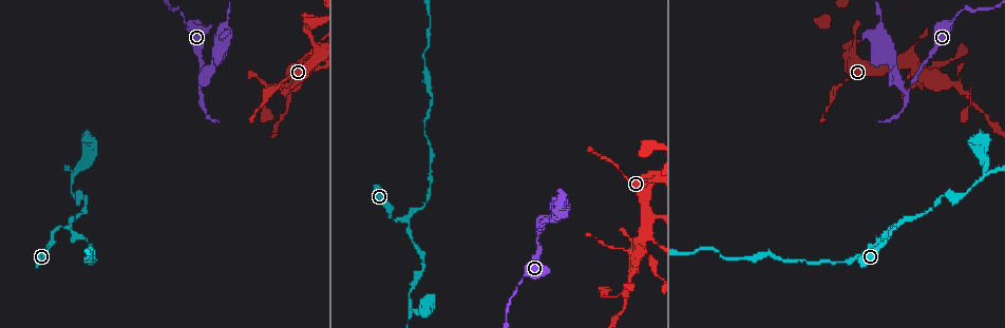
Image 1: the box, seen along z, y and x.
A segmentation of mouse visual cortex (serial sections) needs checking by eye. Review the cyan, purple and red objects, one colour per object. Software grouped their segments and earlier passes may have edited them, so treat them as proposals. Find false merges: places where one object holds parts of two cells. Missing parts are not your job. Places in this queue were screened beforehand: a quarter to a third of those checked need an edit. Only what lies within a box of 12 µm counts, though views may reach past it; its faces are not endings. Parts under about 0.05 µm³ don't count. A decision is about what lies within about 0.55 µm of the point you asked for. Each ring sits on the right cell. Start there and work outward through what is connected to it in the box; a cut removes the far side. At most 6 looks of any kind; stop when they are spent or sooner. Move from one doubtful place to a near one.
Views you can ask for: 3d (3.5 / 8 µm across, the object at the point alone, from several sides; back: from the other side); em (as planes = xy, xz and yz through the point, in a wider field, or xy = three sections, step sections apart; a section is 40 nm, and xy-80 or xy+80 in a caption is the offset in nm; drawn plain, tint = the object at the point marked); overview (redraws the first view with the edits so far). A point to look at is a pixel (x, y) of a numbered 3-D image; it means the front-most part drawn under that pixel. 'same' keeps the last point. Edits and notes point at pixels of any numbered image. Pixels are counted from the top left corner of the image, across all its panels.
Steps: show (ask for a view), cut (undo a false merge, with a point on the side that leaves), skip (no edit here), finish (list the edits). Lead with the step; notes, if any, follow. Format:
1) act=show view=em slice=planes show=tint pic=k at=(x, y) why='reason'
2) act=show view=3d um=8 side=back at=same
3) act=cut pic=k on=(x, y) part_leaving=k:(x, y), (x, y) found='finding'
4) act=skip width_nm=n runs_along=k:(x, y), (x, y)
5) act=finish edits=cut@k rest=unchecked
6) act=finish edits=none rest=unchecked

act=show view=3d um=3.5 pic=1 at=(200, 91) why='sharp bend'

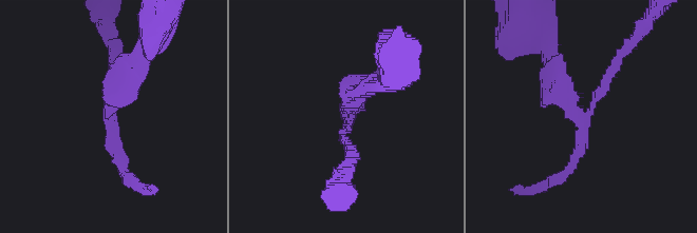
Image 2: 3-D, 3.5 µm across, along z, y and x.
act=show view=em slice=xy step=1 show=tint pic=2 at=(577, 119) why='shape alone is not enough'

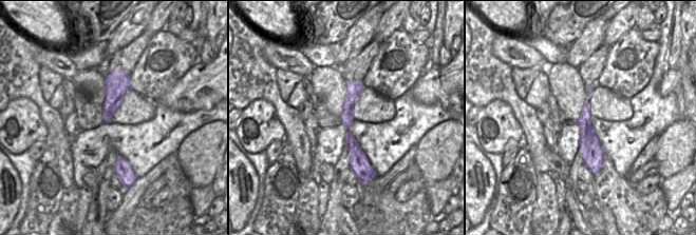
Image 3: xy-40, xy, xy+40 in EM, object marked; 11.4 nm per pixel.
act=cut pic=2 on=(549, 100) part_leaving=2:(579, 117), (535, 36) found='two cells meet here'

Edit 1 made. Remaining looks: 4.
act=show view=3d um=3.5 pic=1 at=(404, 220) why='three-way junction'

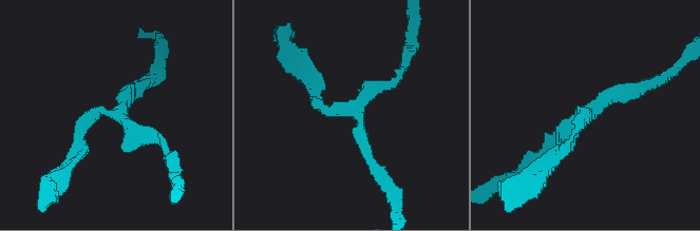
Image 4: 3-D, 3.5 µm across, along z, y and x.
act=show view=em slice=xy step=2 show=tint pic=4 at=(583, 112) arms=3 arm_widths_nm=150,200,200 why='shape alone is not enough'

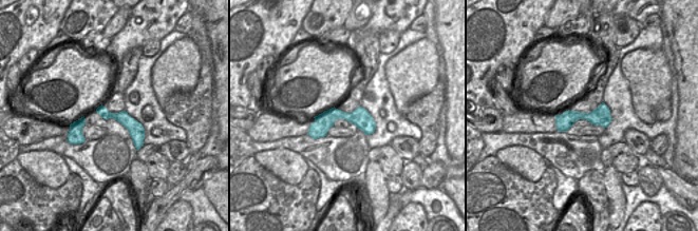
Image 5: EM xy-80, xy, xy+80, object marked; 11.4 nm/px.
act=skip runs_along=4:(314, 89), (329, 114), (353, 108), (375, 165) found='continuous, no second cell'

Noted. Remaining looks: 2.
act=show view=3d um=3.5 pic=1 at=(626, 294) why='calibre changes'

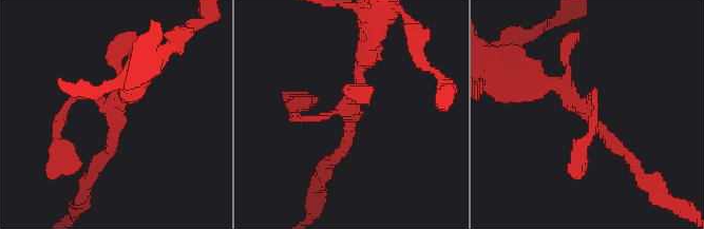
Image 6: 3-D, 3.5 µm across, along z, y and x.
act=show view=em slice=xy step=1 show=tint pic=6 at=(113, 108)

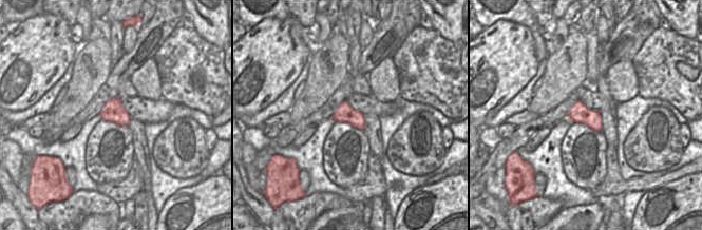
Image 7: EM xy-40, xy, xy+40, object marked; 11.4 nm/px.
act=skip runs_along=6:(525, 80), (563, 87), (630, 158) found='all the same cell'

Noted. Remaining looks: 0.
act=finish edits=cut@2 rest=unchecked

